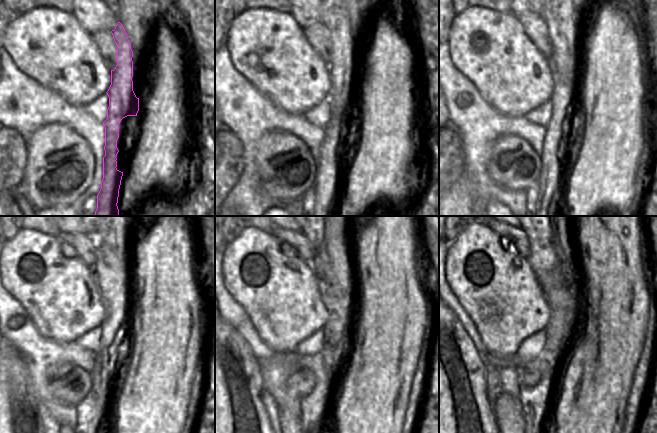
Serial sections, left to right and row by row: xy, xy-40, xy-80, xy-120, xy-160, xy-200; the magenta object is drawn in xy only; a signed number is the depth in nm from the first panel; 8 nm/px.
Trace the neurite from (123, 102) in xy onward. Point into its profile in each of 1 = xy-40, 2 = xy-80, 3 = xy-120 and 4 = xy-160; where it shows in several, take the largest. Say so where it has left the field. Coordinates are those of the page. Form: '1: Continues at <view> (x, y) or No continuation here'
1: Continues at xy-40 (344, 68)
2: Continues at xy-80 (558, 12)
3: Continues at xy-120 (111, 269)
4: Continues at xy-160 (333, 260).

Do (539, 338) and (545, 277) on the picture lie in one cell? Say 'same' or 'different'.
different

